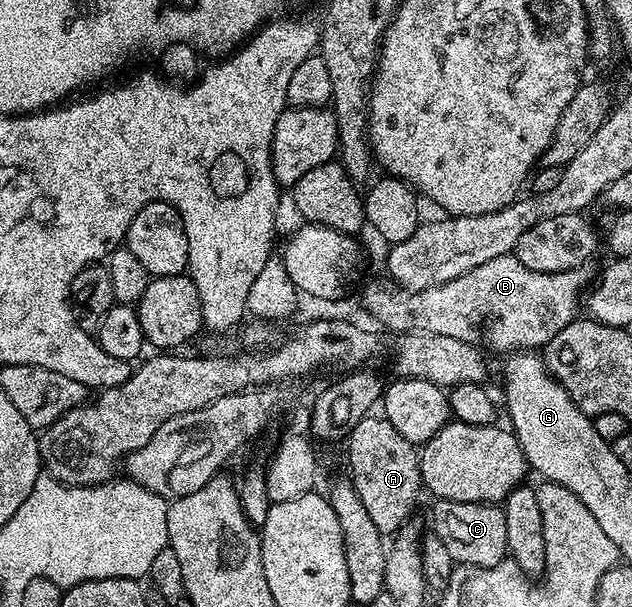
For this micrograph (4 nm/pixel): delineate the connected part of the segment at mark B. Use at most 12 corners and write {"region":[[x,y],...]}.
{"region":[[489,259],[401,291],[371,281],[387,329],[539,351],[576,320],[583,267],[542,273]]}

